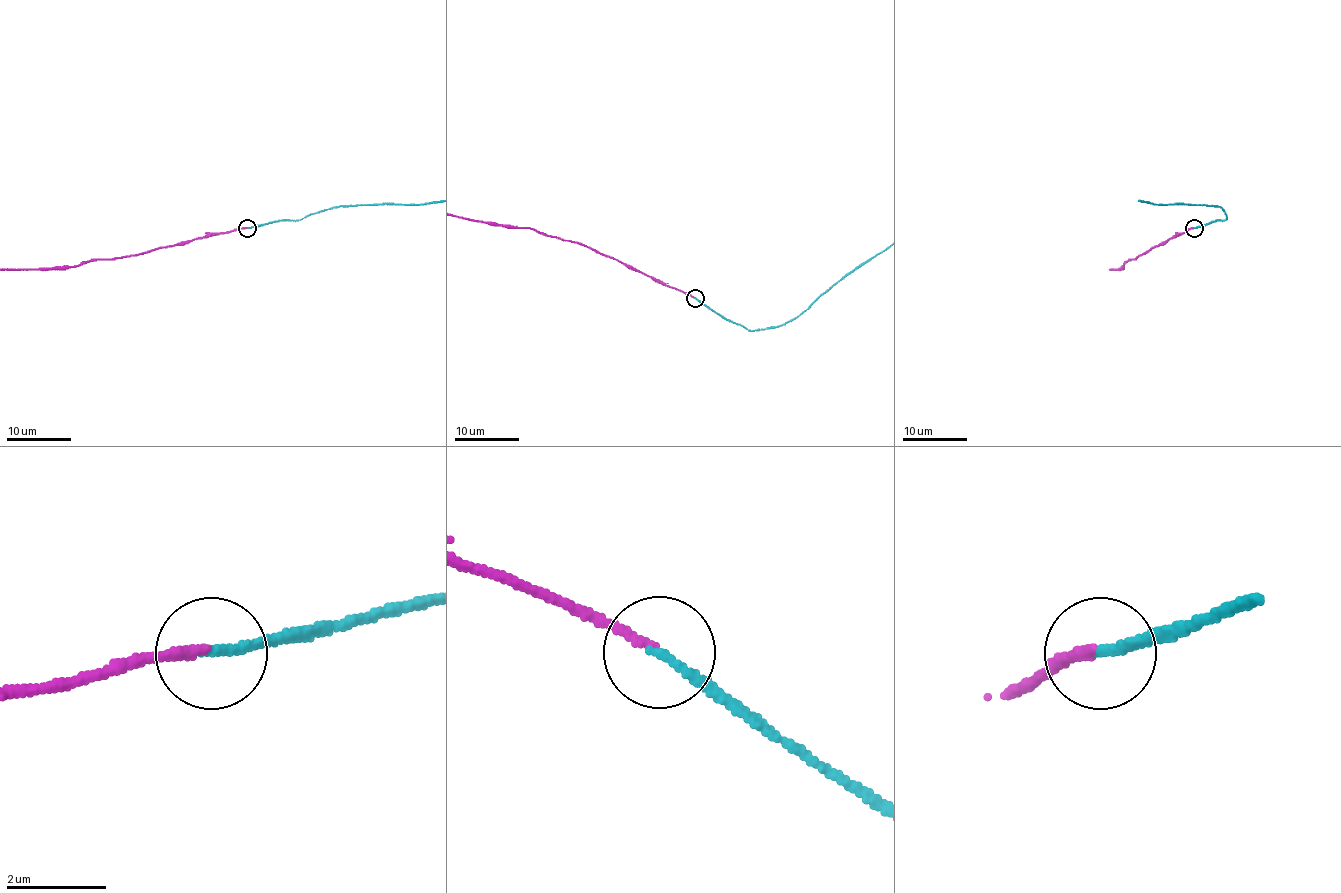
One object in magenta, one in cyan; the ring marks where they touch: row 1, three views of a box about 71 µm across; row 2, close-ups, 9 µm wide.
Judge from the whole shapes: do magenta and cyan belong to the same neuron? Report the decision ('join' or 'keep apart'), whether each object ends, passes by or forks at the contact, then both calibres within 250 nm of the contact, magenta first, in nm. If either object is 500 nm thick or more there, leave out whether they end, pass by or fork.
join; magenta ends there; cyan ends there; 170 nm thick on the magenta side, 180 nm on the other

